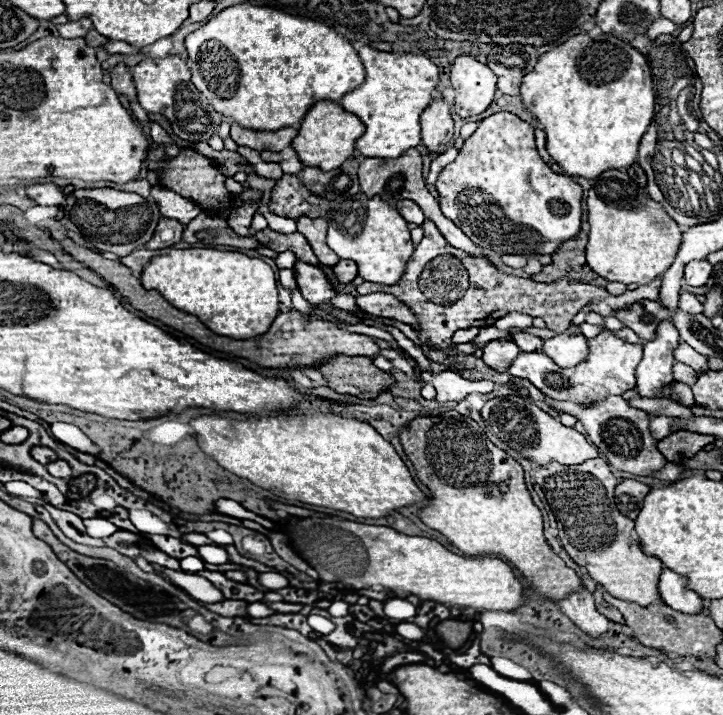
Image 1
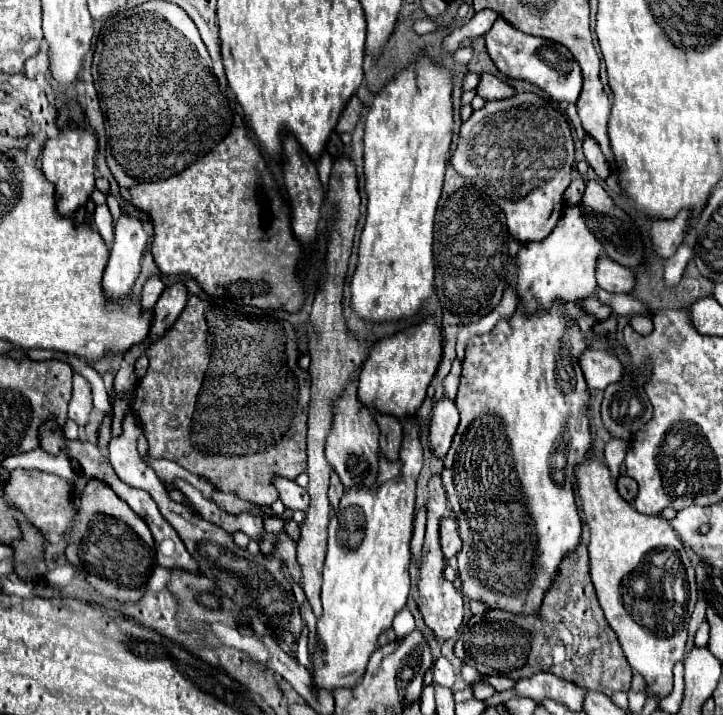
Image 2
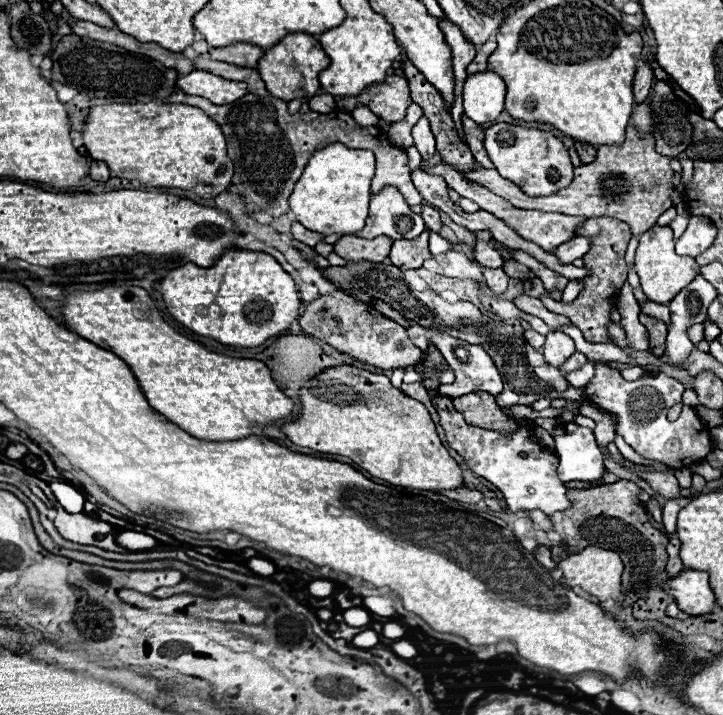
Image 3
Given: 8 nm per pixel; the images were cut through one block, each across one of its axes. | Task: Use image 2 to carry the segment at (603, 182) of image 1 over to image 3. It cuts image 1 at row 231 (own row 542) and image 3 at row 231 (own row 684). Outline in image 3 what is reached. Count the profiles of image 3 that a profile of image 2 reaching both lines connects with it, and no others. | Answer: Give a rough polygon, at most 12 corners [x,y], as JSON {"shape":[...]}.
{"shape":[[670,226],[640,236],[636,272],[648,300],[668,304],[698,276],[674,254]]}

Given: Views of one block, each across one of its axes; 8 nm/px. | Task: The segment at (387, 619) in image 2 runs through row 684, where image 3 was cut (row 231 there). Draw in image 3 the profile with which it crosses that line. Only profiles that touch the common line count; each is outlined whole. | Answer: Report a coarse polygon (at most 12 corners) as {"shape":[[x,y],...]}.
{"shape":[[312,154],[290,194],[296,220],[354,234],[368,218],[374,154]]}

